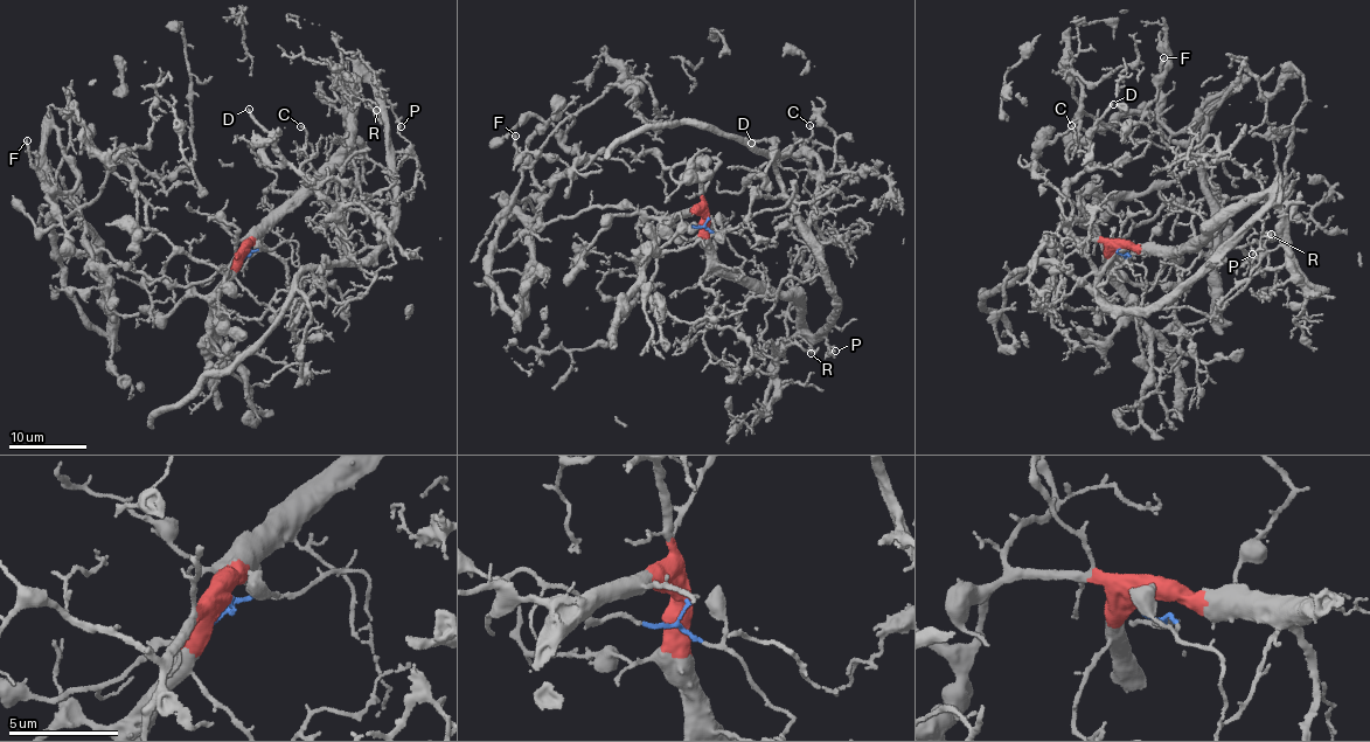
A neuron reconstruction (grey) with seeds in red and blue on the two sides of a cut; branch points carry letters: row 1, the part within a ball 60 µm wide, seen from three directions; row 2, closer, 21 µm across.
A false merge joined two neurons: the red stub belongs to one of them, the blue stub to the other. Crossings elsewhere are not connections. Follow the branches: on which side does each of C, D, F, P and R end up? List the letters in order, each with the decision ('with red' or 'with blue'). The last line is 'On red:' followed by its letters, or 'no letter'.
C: with red
D: with red
F: with blue
P: with red
R: with red
On red: C, D, P, R

